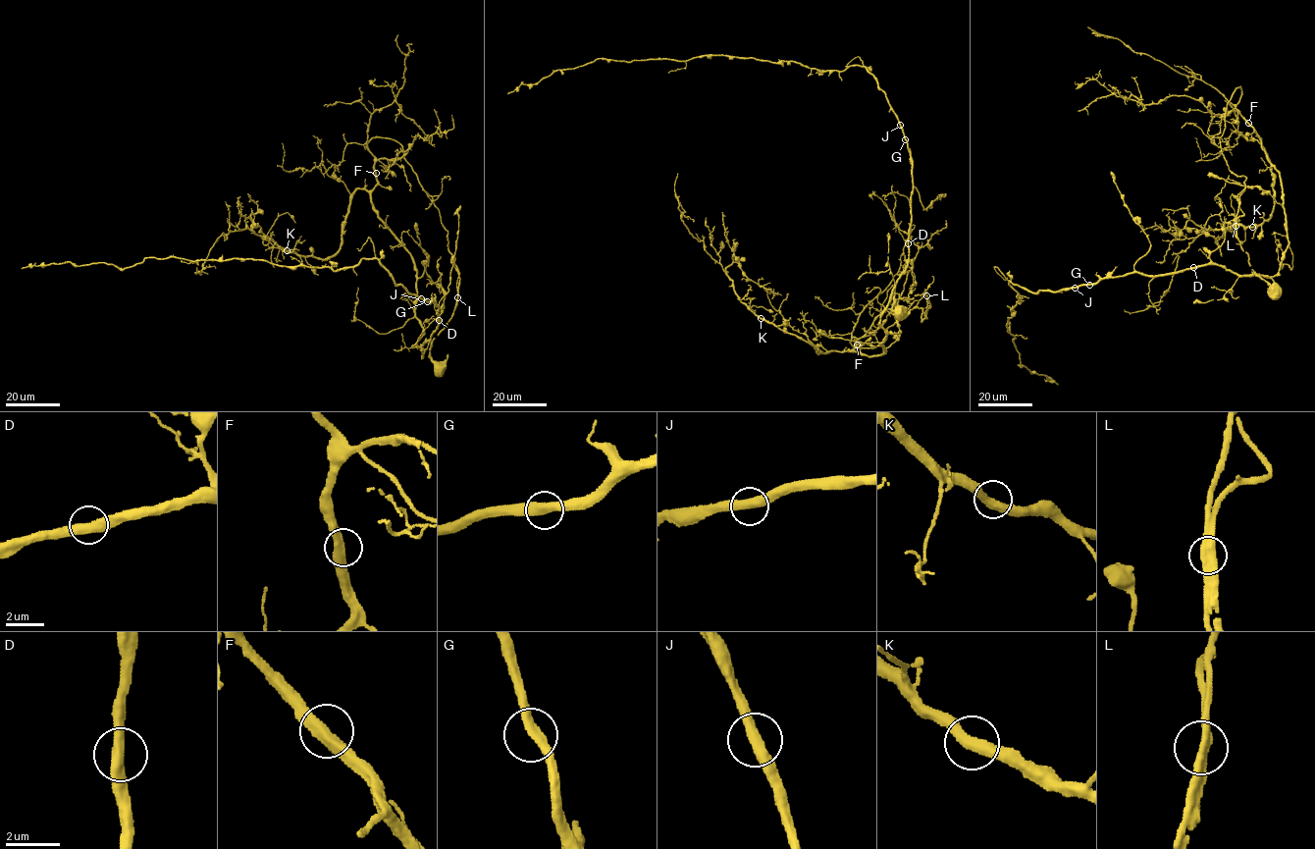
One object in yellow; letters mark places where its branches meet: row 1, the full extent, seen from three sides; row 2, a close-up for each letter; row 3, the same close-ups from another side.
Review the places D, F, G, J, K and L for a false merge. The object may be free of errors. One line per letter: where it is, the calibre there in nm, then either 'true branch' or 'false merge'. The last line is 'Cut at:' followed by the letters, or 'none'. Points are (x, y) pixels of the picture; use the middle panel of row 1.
D: place (908, 243); calibre 440 nm; true branch
F: place (857, 344); calibre 440 nm; true branch
G: place (905, 139); calibre 440 nm; true branch
J: place (900, 125); calibre 420 nm; true branch
K: place (761, 318); calibre 420 nm; true branch
L: place (926, 295); calibre 440 nm; false merge
Cut at: L

